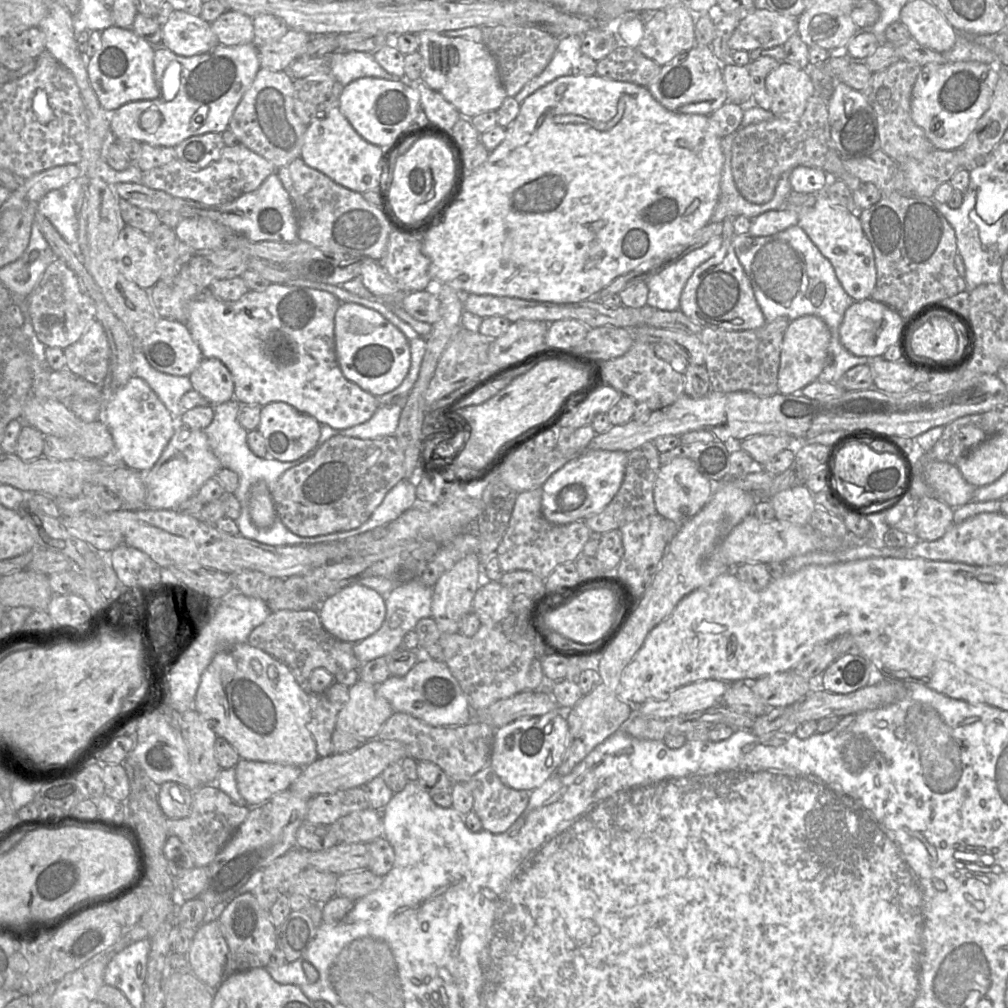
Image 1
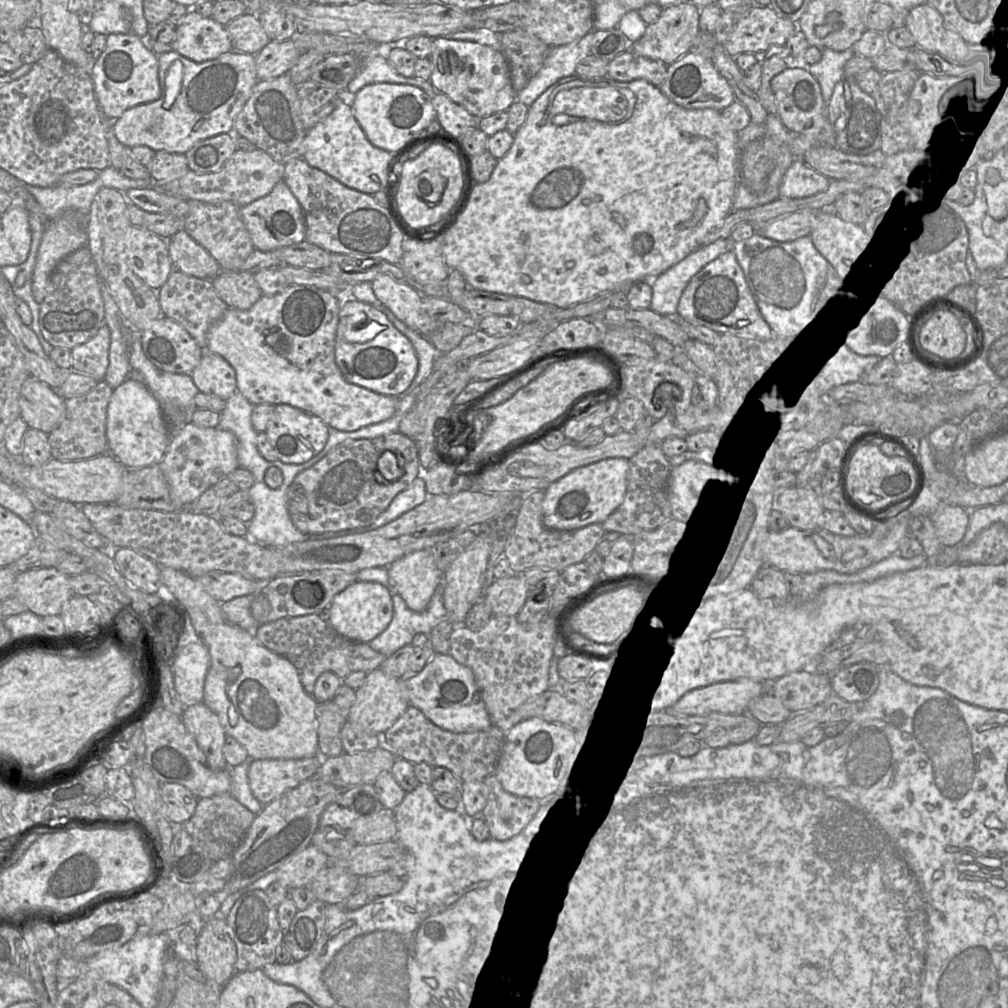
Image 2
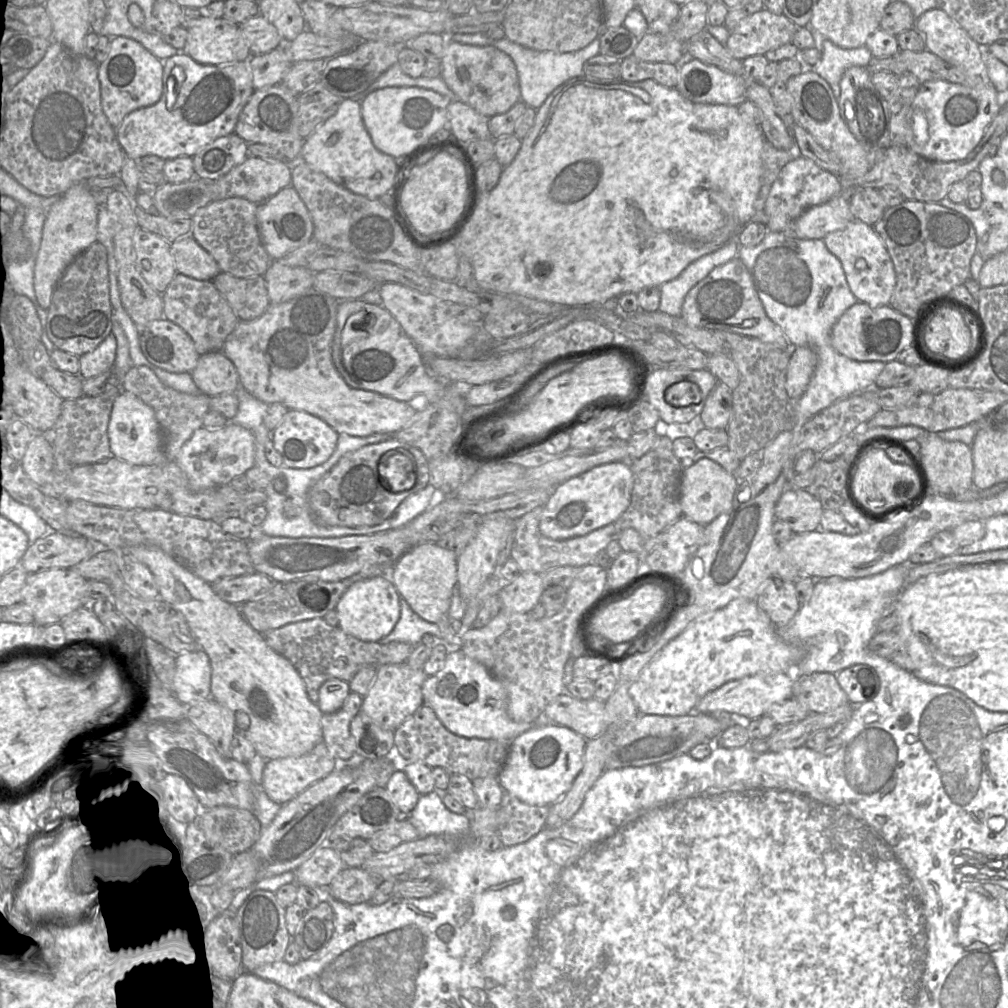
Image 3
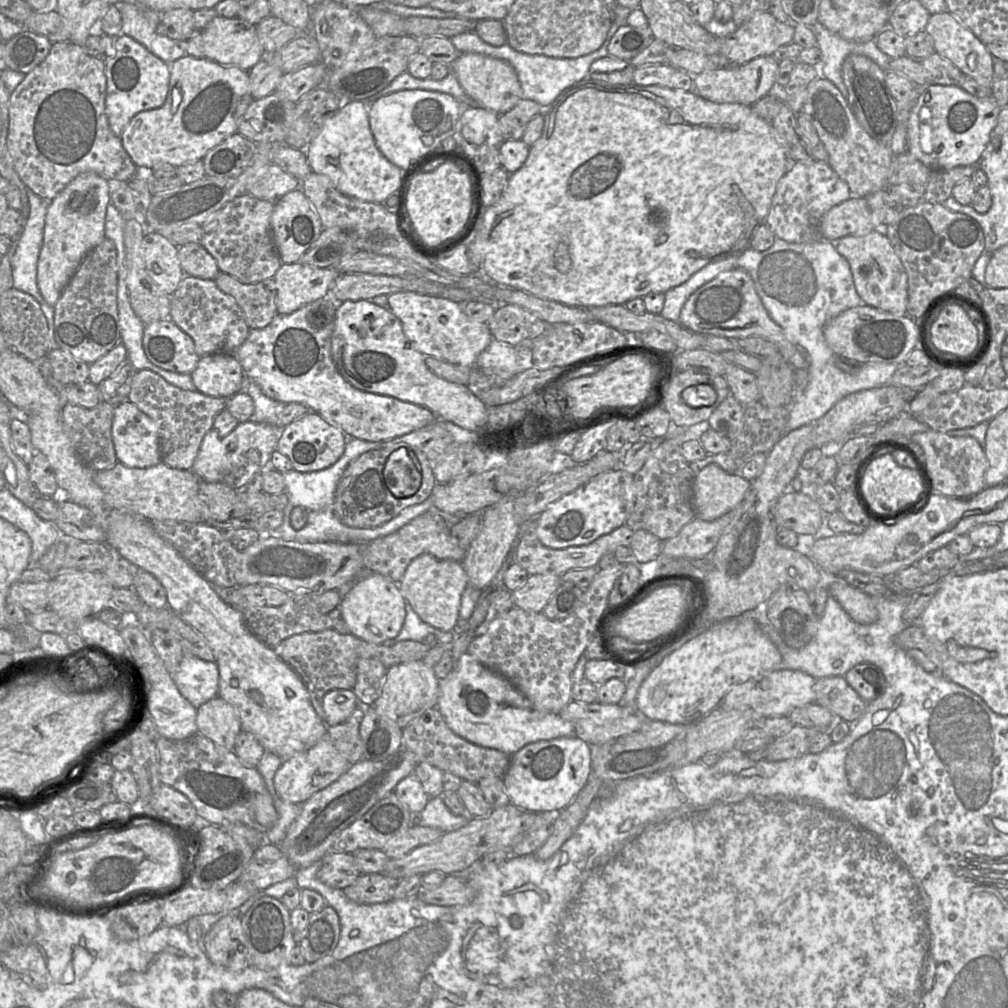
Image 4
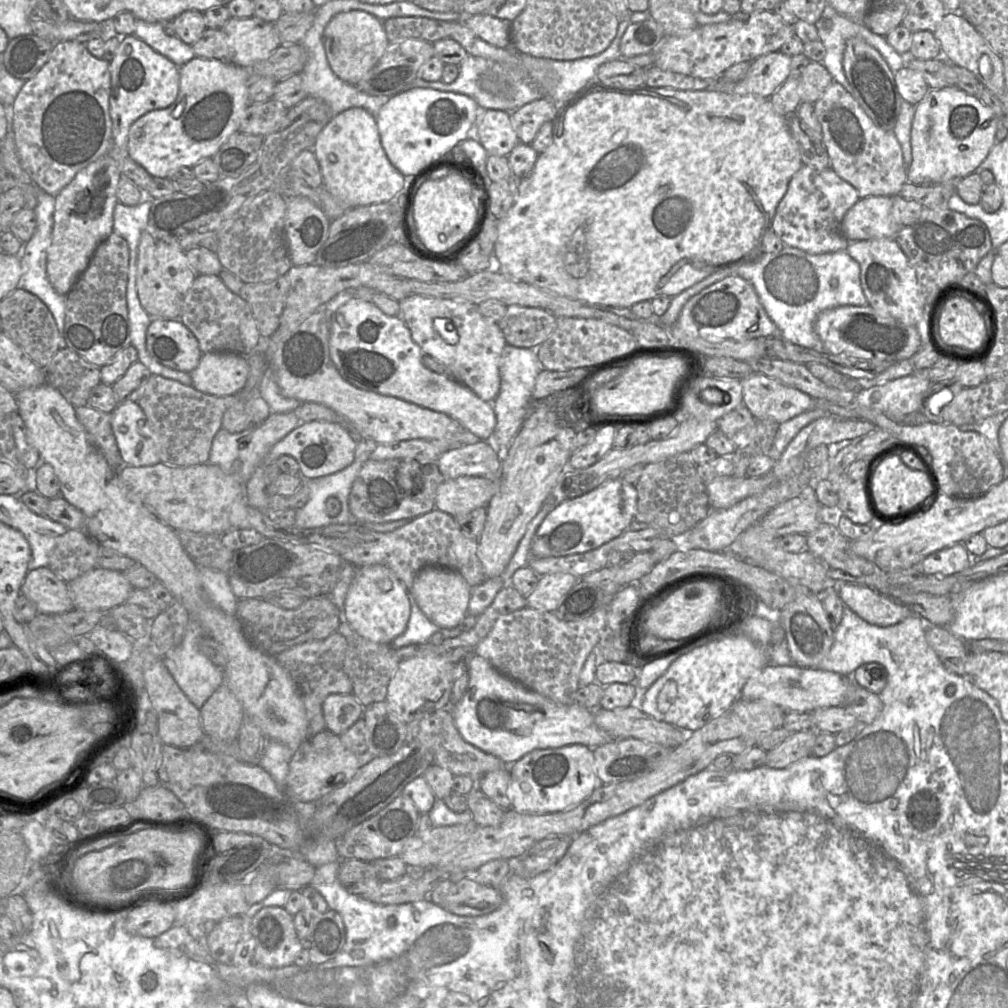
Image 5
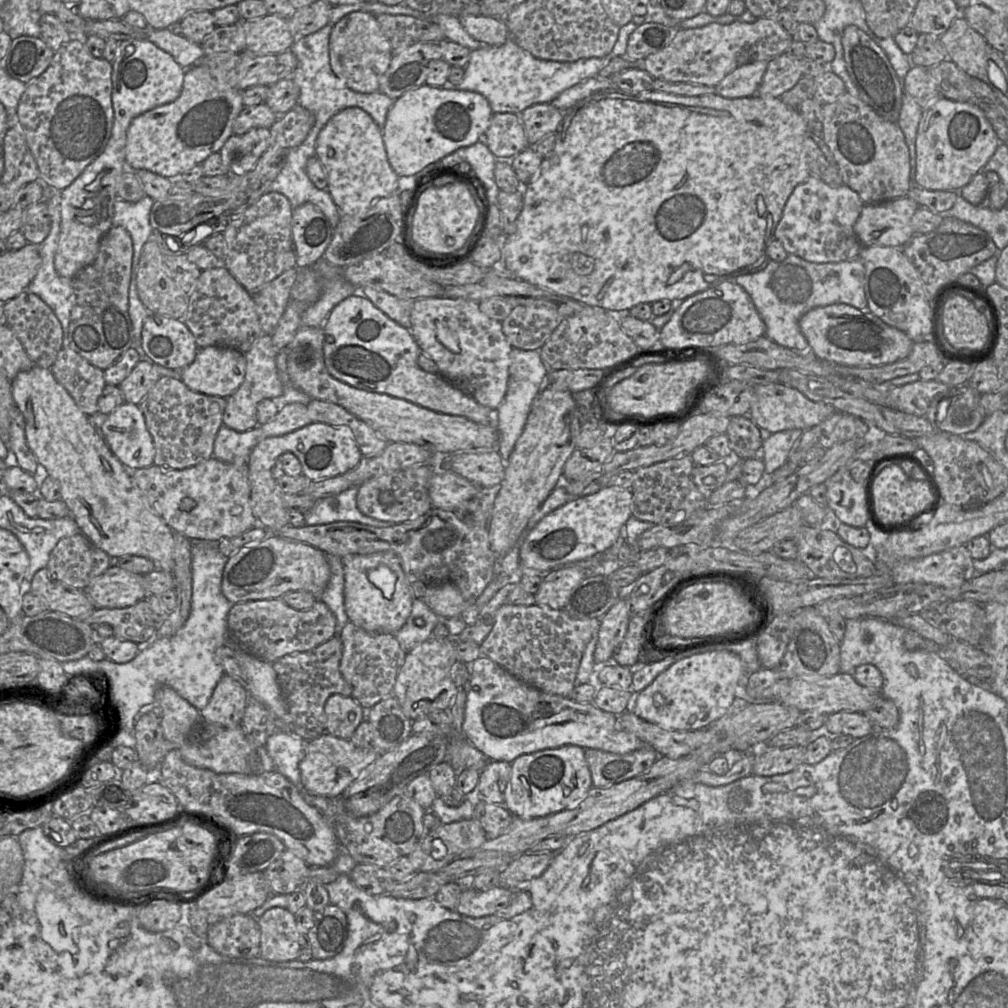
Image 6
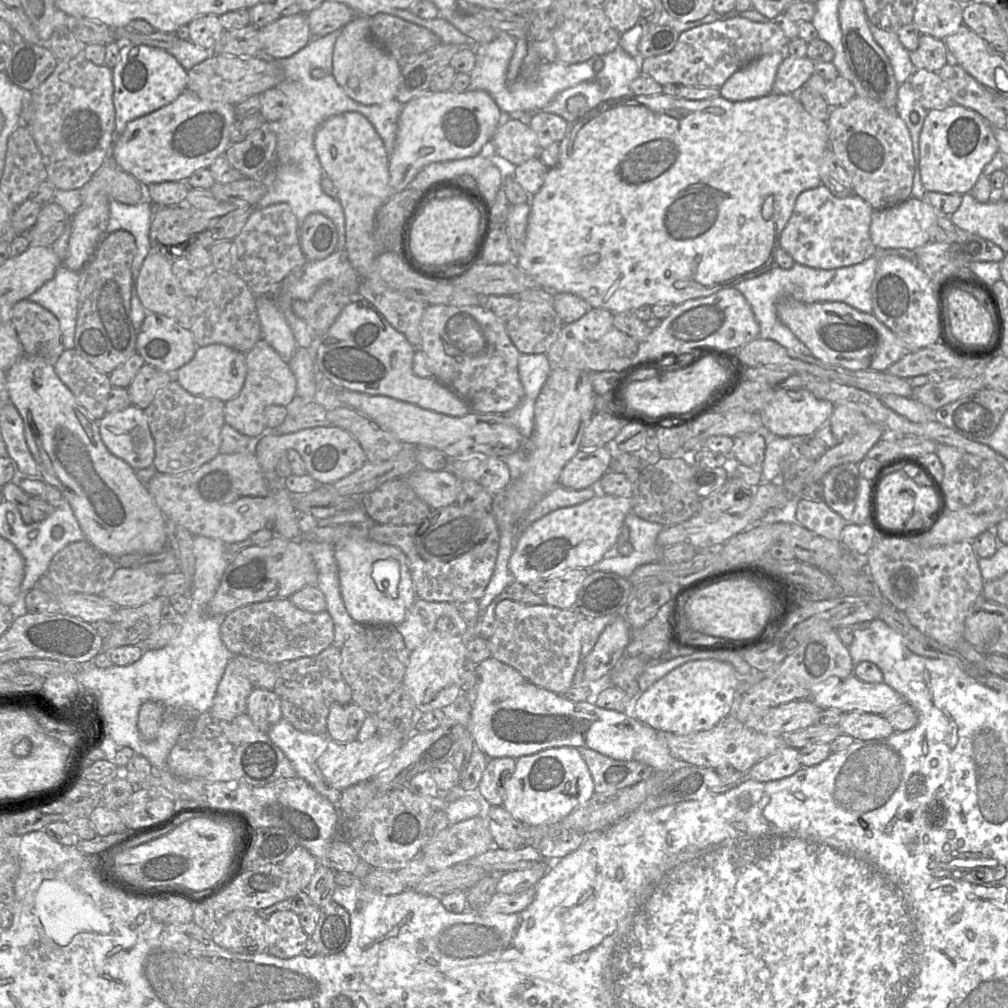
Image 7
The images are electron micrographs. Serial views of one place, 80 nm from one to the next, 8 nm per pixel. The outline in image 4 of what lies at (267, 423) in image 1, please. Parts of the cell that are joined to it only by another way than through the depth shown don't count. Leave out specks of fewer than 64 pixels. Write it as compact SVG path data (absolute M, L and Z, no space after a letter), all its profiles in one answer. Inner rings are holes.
M309 411L281 430L276 450L289 458L298 472L319 471L337 462L345 450L345 434L319 414Z

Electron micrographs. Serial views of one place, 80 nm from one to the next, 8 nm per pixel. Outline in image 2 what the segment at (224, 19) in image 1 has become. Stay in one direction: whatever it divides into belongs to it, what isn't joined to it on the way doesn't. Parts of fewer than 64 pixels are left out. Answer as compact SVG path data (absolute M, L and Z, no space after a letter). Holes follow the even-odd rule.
M247 12L225 25L233 50L256 55L270 42L255 14Z

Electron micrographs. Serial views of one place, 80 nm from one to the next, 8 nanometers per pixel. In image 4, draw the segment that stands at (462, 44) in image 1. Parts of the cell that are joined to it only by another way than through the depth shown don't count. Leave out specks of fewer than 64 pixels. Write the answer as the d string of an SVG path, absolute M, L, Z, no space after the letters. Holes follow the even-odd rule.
M461 53L459 55L459 57L453 63L445 63L445 64L451 65L452 71L455 73L457 80L460 83L461 87L464 89L465 93L470 98L472 98L478 106L481 106L491 112L494 112L498 115L504 114L506 112L508 112L509 110L511 110L512 108L514 108L523 99L523 90L521 88L517 73L514 70L514 68L512 67L512 65L505 60L493 58L490 56L485 56L485 55L481 55L481 54L477 54L477 53Z

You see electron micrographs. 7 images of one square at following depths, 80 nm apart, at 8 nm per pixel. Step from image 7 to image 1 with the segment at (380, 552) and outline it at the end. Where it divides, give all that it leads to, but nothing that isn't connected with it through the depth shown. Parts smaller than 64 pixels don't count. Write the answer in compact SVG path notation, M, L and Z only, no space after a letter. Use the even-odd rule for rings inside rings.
M352 583L326 598L317 609L323 627L334 637L356 643L375 633L386 615L385 598L360 583Z

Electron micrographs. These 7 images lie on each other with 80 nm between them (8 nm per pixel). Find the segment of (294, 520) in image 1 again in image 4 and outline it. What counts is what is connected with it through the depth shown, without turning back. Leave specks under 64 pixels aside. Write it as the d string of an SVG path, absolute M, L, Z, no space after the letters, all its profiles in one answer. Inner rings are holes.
M388 448L373 449L361 454L345 469L337 484L334 500L336 517L346 526L353 528L373 528L387 523L396 517L403 509L420 504L428 499L437 484L432 470L432 462L419 450L413 450L421 466L421 485L412 496L397 498L388 489L383 469L388 456L394 450Z

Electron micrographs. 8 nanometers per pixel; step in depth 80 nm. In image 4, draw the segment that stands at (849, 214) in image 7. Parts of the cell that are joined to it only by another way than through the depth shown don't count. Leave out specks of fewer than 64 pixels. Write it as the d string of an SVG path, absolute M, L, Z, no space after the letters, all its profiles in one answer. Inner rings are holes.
M816 160L797 161L779 180L765 223L785 241L811 243L824 239L820 230L823 215L832 207L851 198L848 184L828 163Z

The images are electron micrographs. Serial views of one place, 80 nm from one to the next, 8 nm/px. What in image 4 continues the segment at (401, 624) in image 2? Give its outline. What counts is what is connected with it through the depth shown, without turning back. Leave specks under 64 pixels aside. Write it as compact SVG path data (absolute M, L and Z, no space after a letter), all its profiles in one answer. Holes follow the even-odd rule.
M407 601L405 602L405 609L406 618L401 631L395 638L382 643L383 645L392 646L406 640L424 642L429 634L435 635L443 644L450 643L452 641L453 635L456 634L454 630L445 632L427 624L418 616Z

